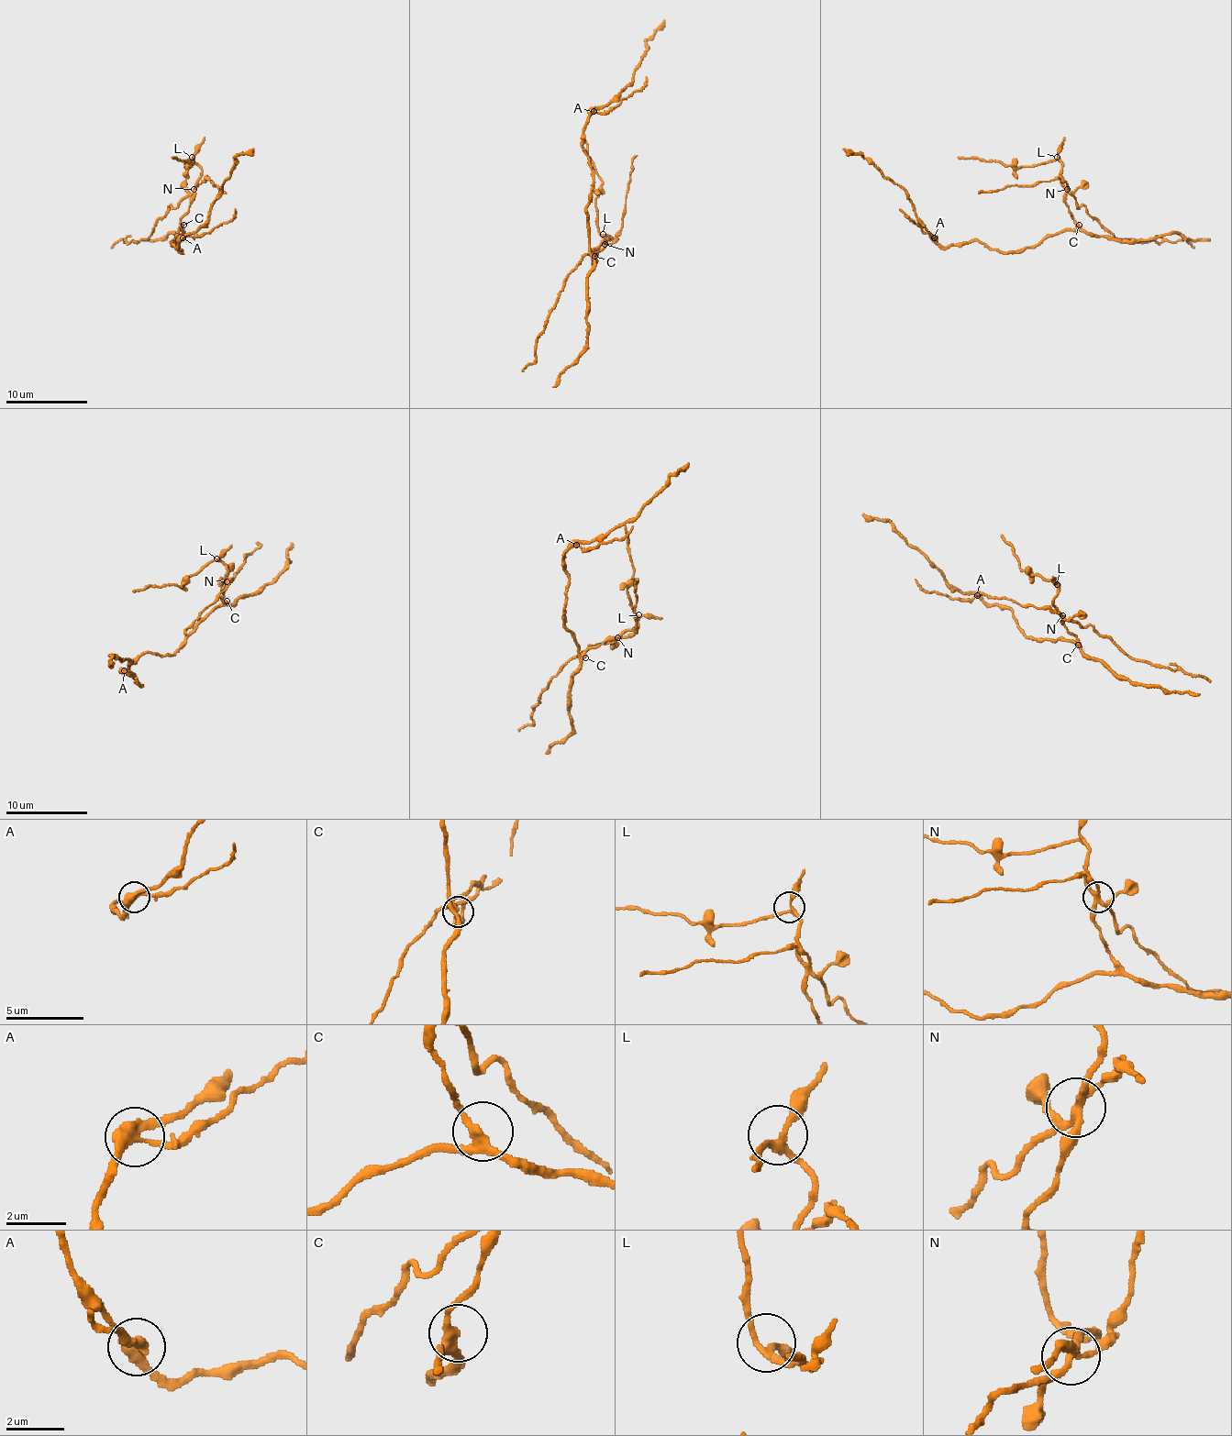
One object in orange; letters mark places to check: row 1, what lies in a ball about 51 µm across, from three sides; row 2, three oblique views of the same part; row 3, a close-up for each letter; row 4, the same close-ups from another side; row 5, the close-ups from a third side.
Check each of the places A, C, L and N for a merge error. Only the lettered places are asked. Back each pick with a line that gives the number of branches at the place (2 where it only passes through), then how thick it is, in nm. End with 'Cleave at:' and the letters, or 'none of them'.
A: Branches: 3. Thickness 360 nm
N: Branches: 4. Thickness 240 nm
Cleave at: A, N

